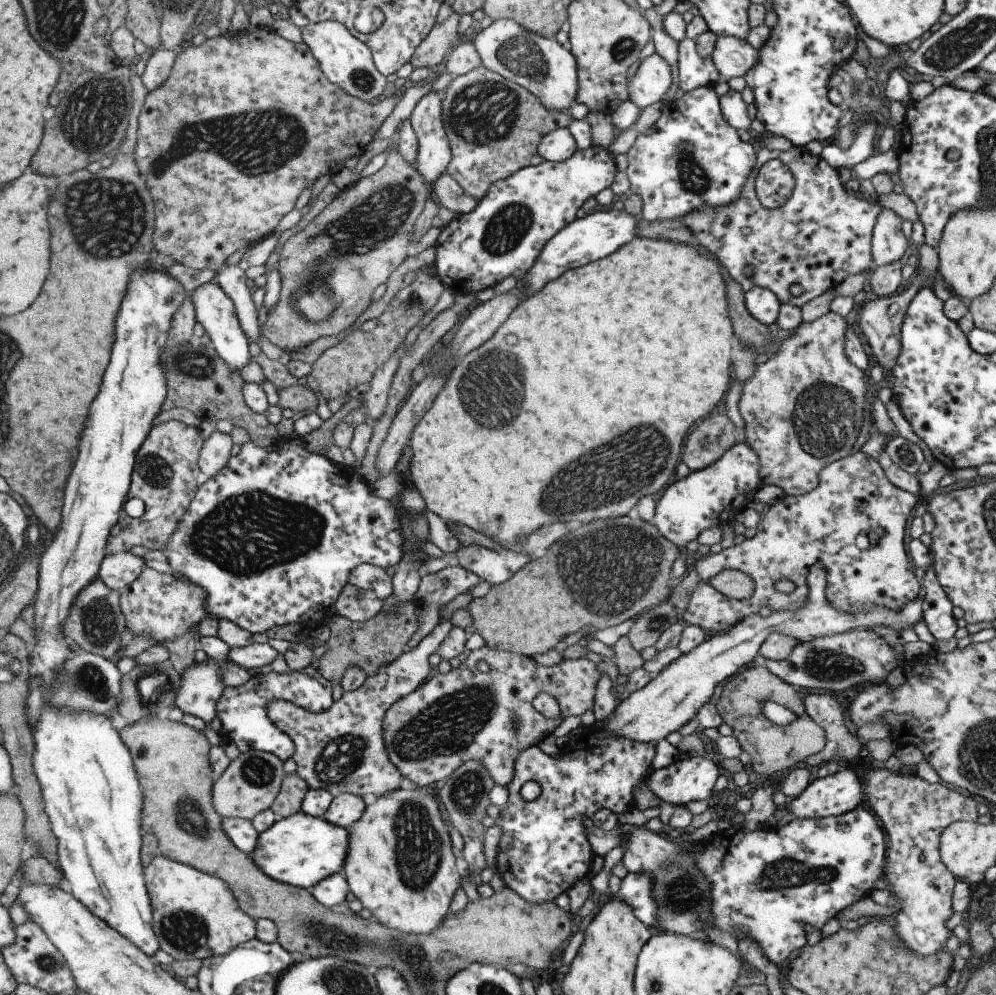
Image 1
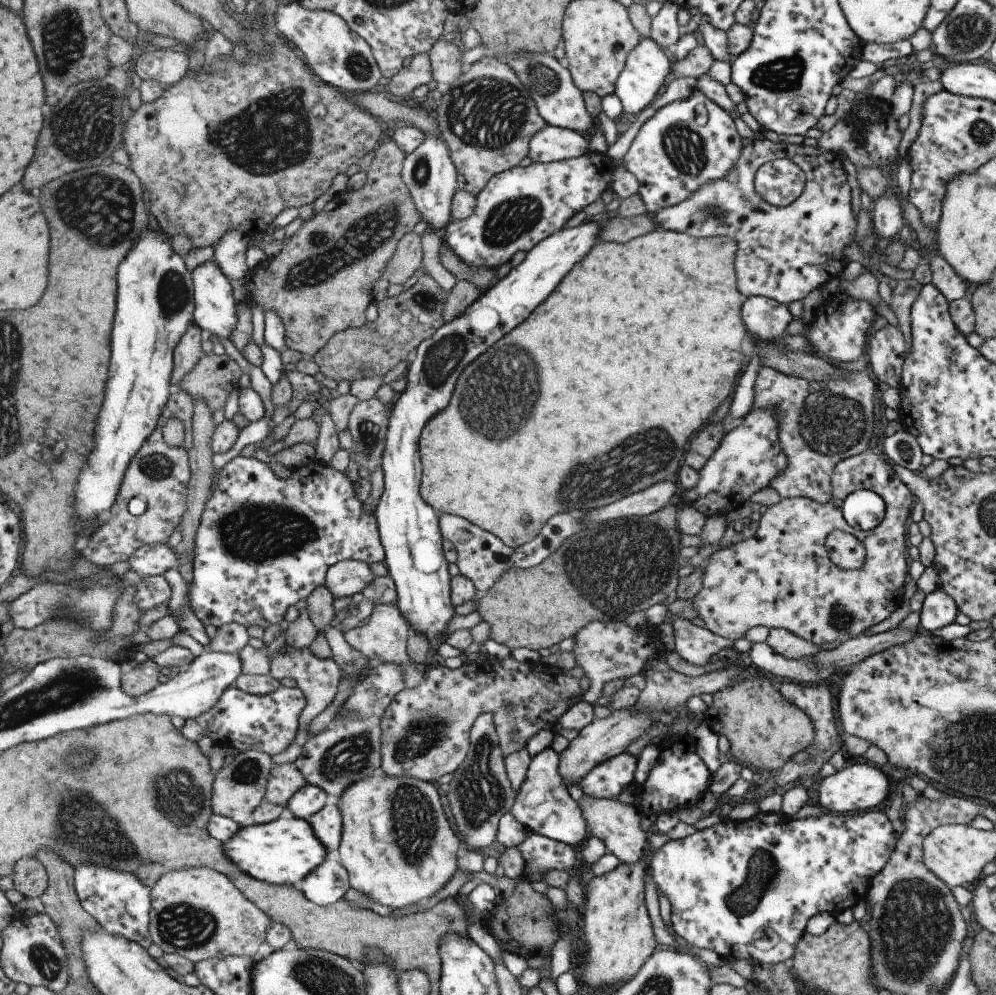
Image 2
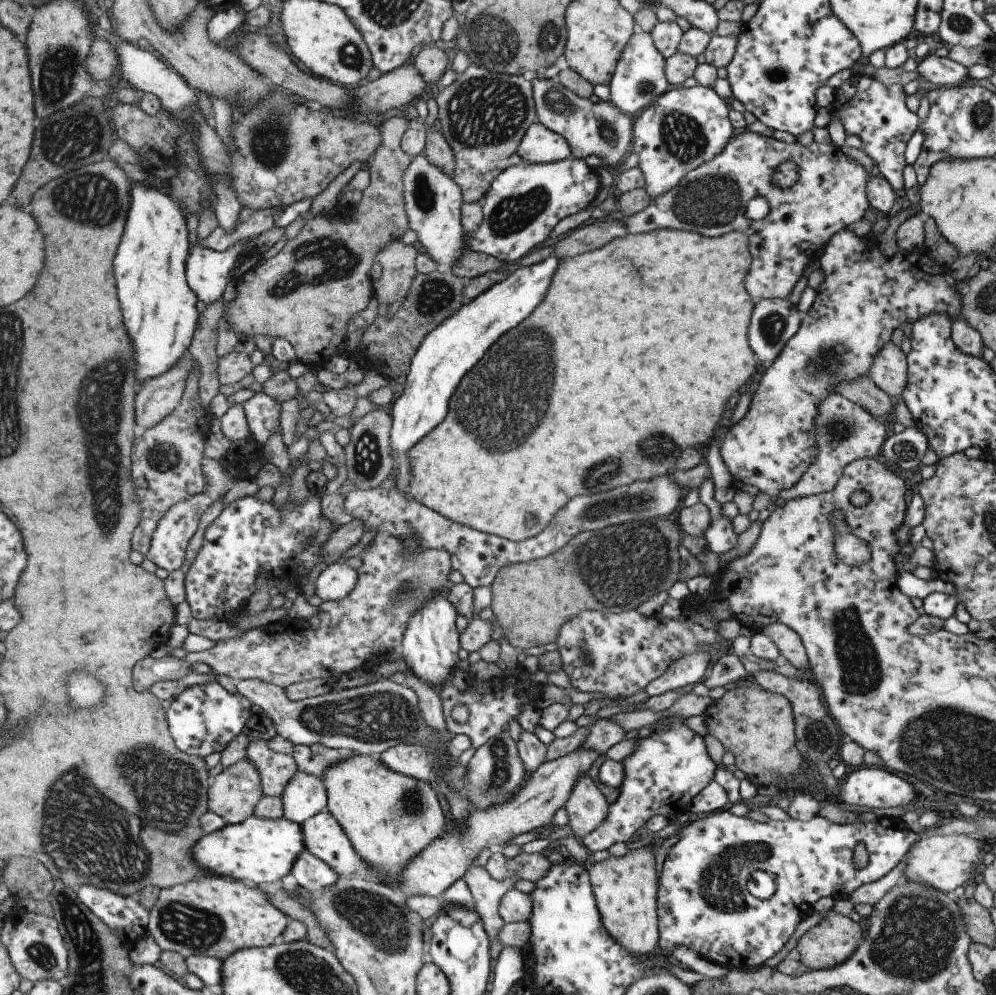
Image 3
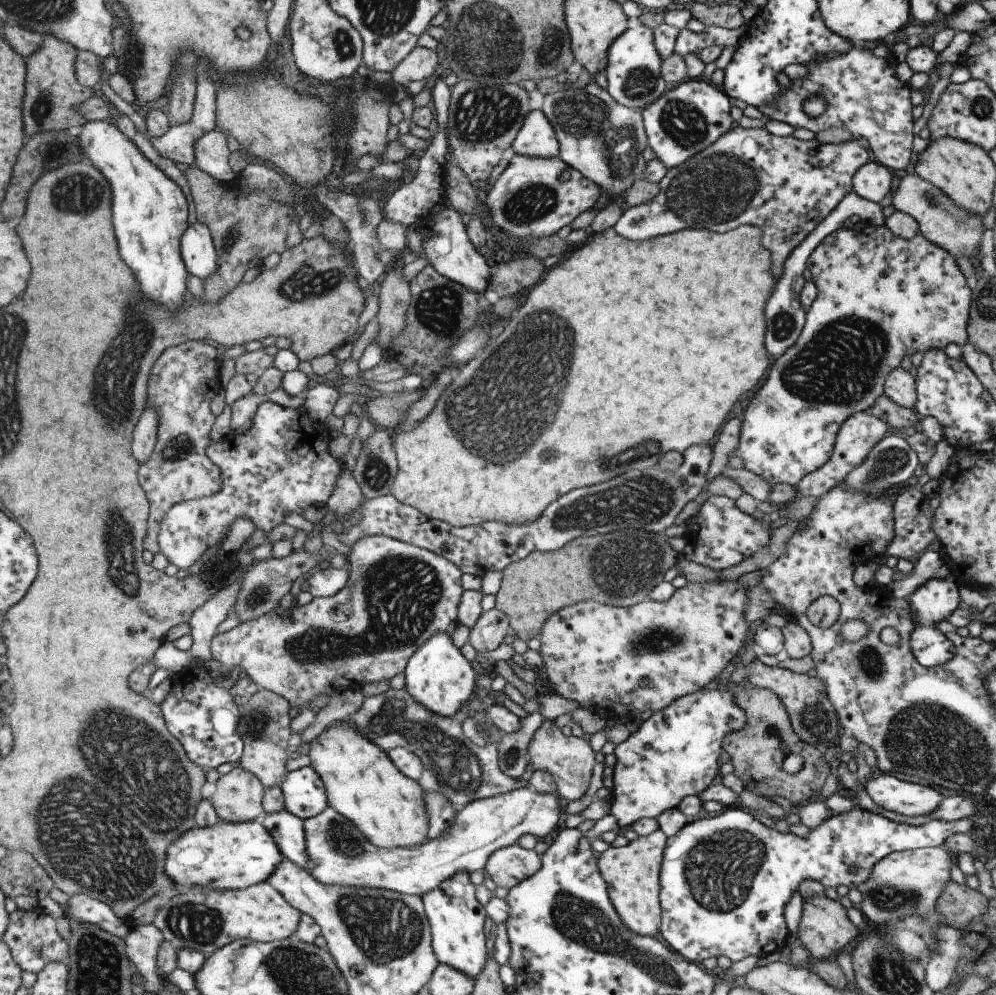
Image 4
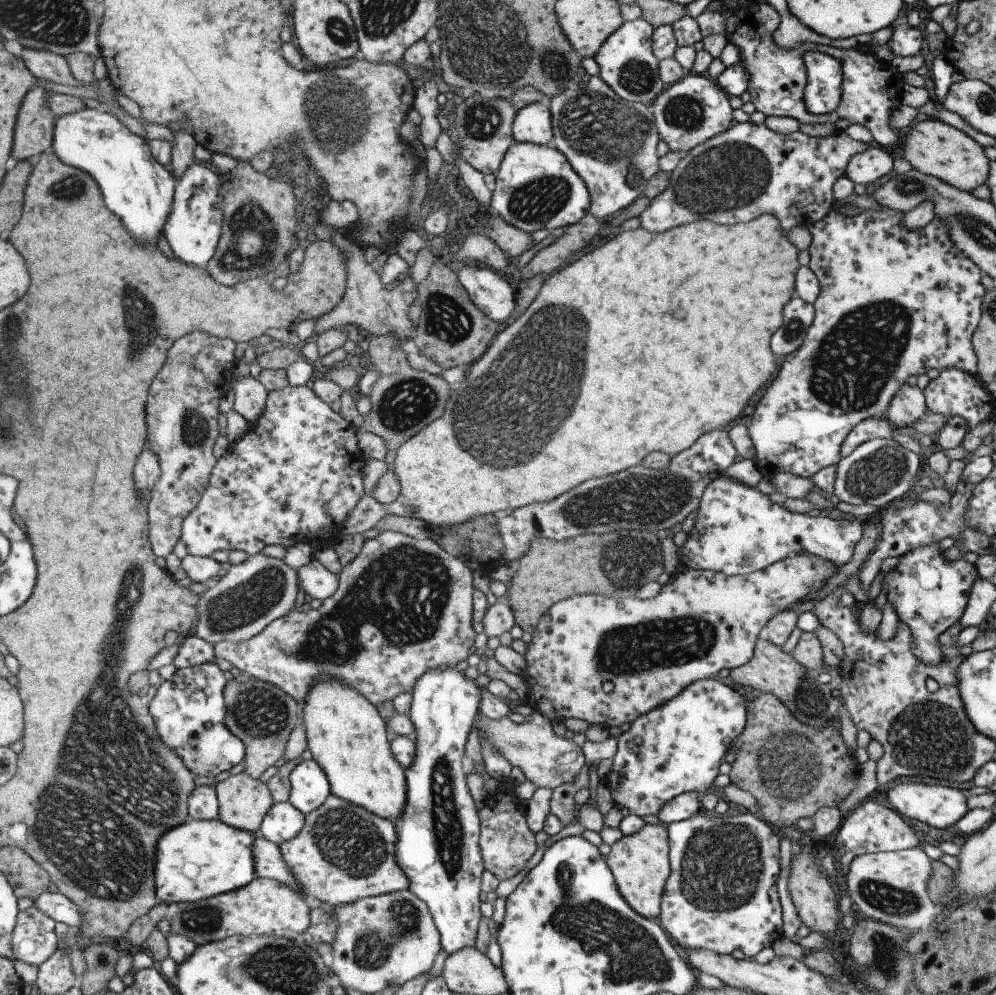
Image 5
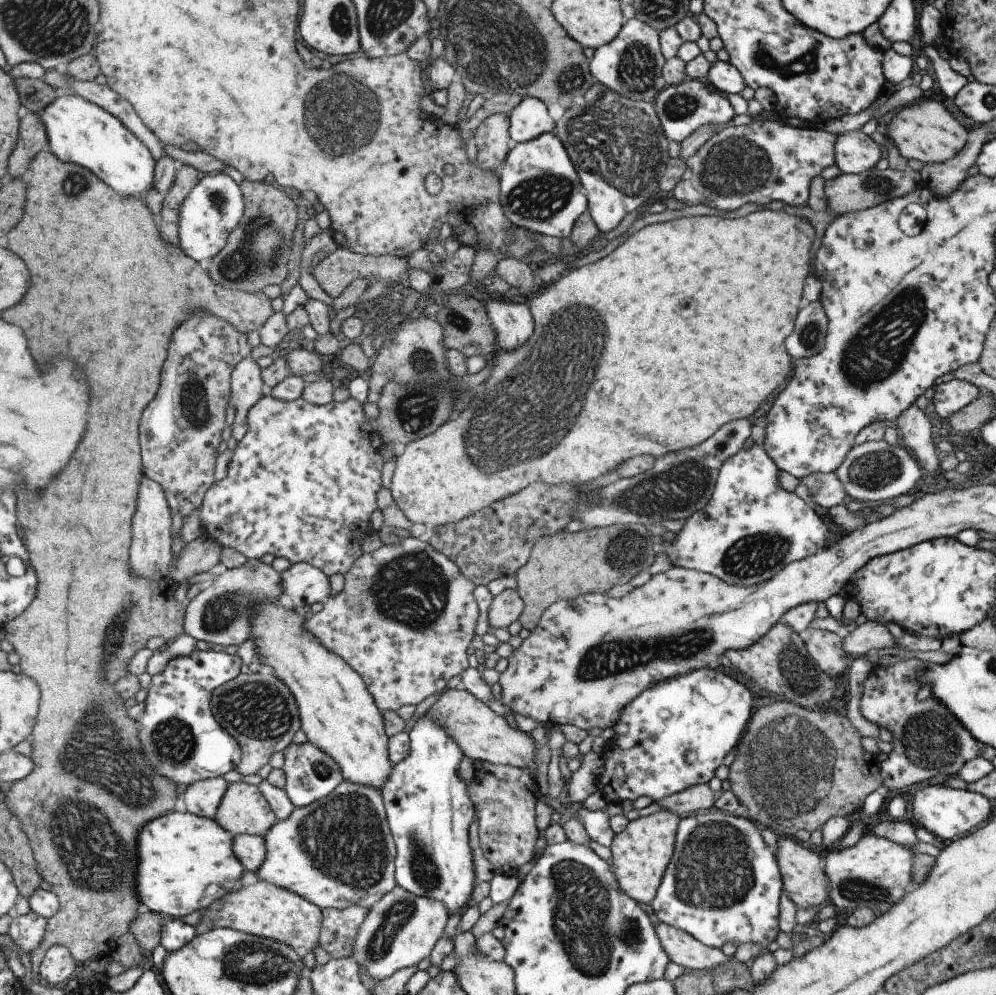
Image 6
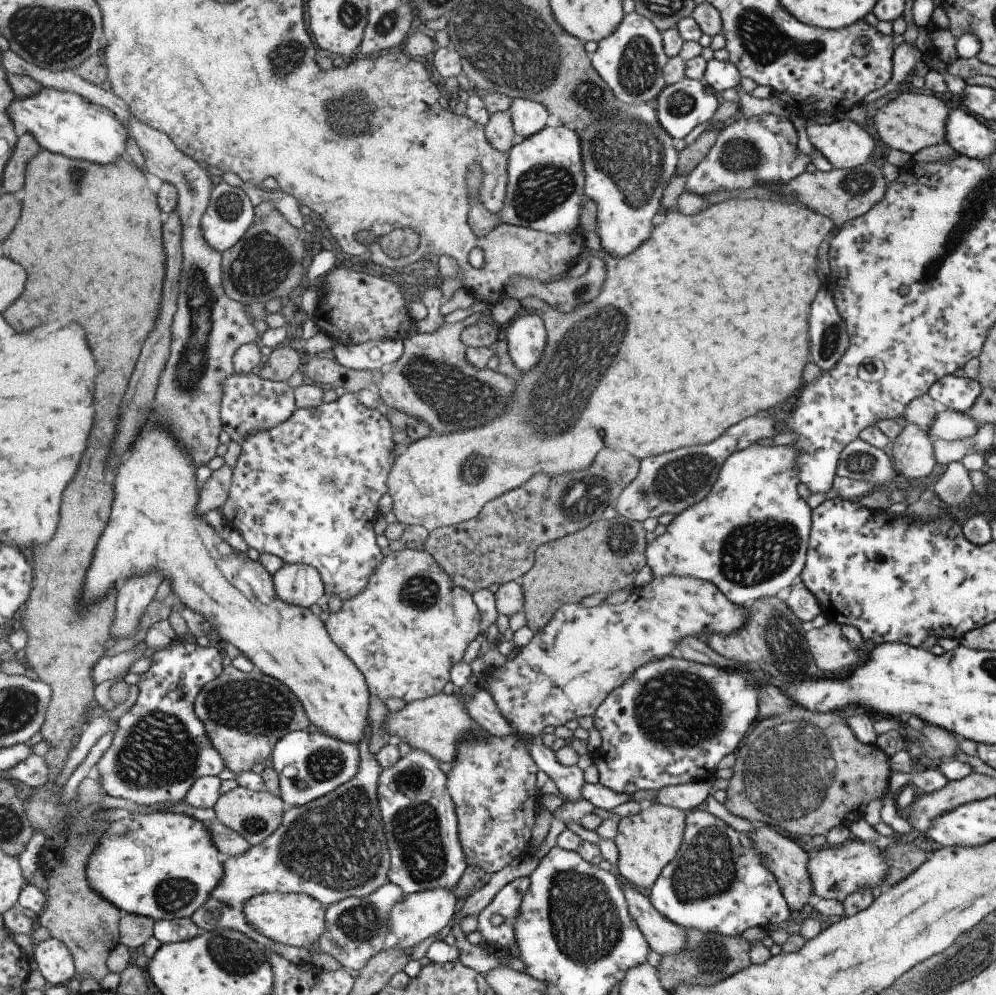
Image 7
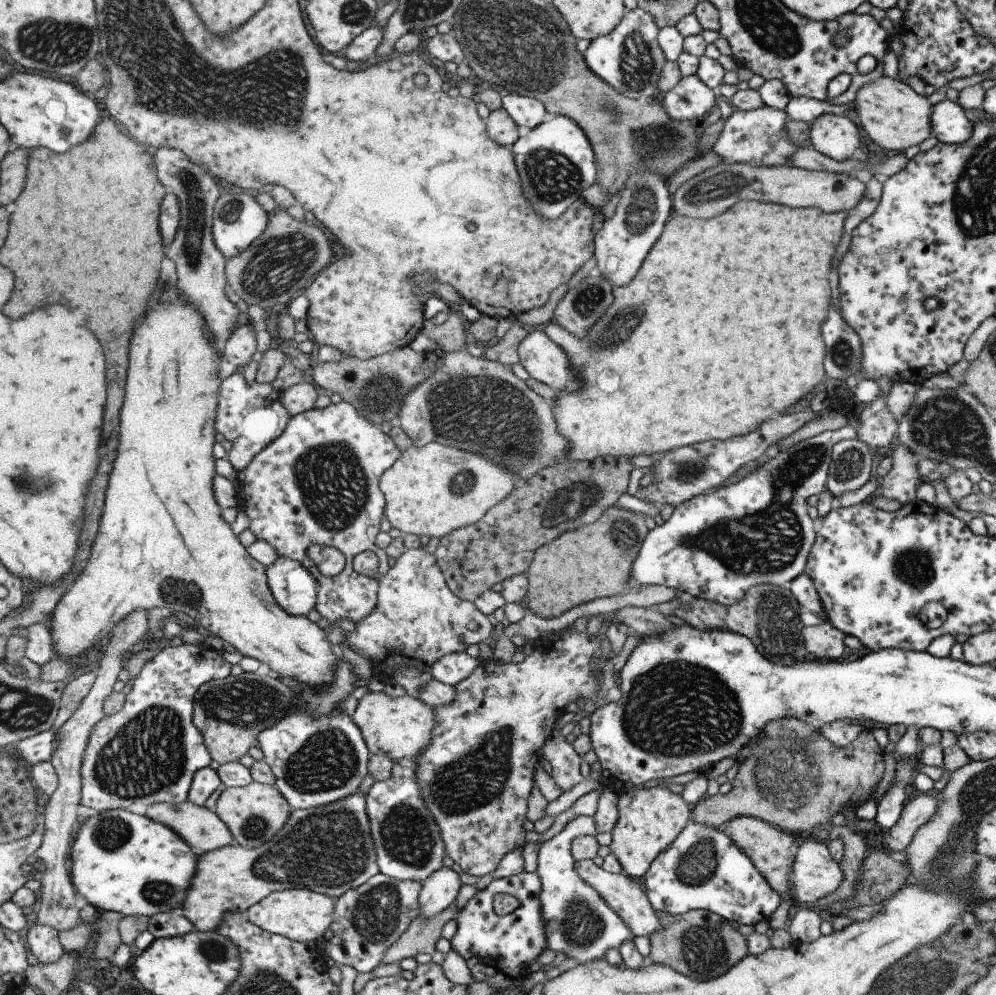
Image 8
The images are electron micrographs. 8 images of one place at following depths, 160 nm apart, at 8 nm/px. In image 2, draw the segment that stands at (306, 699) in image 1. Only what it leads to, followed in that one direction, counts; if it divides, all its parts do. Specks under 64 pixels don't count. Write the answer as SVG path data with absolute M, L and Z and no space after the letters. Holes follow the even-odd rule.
M232 685L225 690L215 708L195 720L186 721L180 730L185 738L193 742L199 742L202 735L208 735L214 743L237 748L241 753L253 749L267 752L272 757L283 752L295 740L305 706L307 698L301 688L282 685L273 694L262 696L244 692Z

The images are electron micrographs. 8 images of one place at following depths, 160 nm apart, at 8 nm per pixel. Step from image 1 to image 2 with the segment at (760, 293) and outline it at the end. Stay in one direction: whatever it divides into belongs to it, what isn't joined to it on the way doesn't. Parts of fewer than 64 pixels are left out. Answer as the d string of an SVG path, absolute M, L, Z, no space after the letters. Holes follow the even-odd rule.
M760 295L745 299L740 310L747 334L759 342L780 341L781 334L792 321L787 305Z

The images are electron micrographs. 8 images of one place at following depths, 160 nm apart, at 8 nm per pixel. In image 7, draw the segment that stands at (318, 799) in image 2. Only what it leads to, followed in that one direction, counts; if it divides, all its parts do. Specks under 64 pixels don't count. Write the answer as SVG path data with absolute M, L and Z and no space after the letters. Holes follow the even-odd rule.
M320 730L290 732L273 749L272 766L279 773L279 794L288 808L309 805L349 782L359 772L357 743L347 742Z

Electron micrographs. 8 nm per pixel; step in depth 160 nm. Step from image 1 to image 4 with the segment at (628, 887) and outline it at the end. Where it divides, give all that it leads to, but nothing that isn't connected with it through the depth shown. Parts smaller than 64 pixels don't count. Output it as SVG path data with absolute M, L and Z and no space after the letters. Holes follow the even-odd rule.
M858 805L845 813L831 813L819 826L810 829L805 840L791 832L781 834L766 828L751 812L743 808L739 810L738 807L727 809L713 818L694 818L688 820L673 836L666 837L658 872L661 909L658 932L671 950L691 962L726 956L733 963L755 954L767 960L785 946L789 932L784 927L783 906L803 878L817 880L824 888L856 888L870 875L871 867L889 853L941 847L943 840L956 837L956 834L967 834L971 828L973 824L967 817L951 822L931 819L917 827L899 824L861 809Z

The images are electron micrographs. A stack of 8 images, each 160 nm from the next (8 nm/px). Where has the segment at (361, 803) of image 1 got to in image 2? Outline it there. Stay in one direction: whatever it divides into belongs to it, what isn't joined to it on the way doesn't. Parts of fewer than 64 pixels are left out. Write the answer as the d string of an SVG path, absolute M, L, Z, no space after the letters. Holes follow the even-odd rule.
M336 799L323 808L318 814L315 814L308 821L314 827L315 834L319 840L329 848L329 851L339 851L342 846L342 830L343 830L343 808L339 806Z

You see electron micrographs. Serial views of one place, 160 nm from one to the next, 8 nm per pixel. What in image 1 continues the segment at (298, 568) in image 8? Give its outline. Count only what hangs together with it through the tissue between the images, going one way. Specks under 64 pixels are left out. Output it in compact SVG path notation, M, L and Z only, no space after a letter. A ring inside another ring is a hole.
M363 563L350 574L349 583L359 587L366 594L373 594L379 599L388 599L394 594L394 579L389 577L383 567Z

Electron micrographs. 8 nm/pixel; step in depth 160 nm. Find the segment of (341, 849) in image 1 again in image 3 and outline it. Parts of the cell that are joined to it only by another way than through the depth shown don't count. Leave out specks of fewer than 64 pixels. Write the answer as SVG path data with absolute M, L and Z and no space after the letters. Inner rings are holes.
M254 815L246 821L223 827L214 833L205 834L198 840L192 850L192 858L203 871L215 874L217 877L229 877L236 881L244 881L250 885L262 887L275 887L279 880L283 880L289 872L291 873L295 861L301 854L307 852L305 835L302 833L304 826L286 819L264 819Z

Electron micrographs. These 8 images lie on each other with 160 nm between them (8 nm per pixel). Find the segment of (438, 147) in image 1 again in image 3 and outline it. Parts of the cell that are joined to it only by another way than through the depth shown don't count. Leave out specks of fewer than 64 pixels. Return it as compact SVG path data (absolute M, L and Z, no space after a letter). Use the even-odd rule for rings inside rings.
M425 153L412 159L411 166L407 169L404 176L404 185L406 190L406 209L410 218L410 228L418 234L418 246L430 256L433 263L445 264L453 267L459 260L462 249L465 249L465 231L461 223L462 212L462 193L455 184L451 176L443 172L441 168L433 166Z

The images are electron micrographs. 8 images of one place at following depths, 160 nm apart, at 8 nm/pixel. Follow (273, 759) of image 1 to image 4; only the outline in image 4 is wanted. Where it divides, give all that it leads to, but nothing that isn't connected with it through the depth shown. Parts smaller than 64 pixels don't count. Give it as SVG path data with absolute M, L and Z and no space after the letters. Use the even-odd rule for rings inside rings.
M238 766L226 775L220 775L211 800L223 821L257 821L267 813L264 806L266 789L255 773Z

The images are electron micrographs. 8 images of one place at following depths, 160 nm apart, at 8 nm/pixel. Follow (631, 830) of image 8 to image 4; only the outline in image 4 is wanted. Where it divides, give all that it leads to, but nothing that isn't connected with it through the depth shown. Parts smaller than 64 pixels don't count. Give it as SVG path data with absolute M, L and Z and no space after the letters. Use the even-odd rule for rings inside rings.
M657 829L635 837L625 846L609 847L596 855L597 868L604 880L611 904L622 924L632 933L654 937L658 931L661 914L658 872L665 845L666 836Z

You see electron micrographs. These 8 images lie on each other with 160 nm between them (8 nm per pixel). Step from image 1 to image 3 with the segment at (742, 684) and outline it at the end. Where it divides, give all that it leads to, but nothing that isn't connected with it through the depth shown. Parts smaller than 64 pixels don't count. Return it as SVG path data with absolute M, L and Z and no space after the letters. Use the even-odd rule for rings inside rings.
M728 686L723 695L715 701L711 701L702 712L703 722L707 728L706 734L710 734L719 740L725 751L730 751L734 758L732 769L741 770L745 774L745 781L753 786L767 786L780 778L784 784L794 781L795 776L801 772L803 758L795 748L795 720L789 701L780 694L766 691L756 686Z

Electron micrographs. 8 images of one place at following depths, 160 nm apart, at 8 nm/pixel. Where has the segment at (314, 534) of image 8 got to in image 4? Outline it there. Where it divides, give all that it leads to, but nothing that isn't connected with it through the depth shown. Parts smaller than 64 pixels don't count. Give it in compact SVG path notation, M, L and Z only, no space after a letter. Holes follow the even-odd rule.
M272 401L263 403L258 410L253 426L244 433L229 433L218 443L207 449L211 460L219 466L224 476L222 489L208 497L198 497L175 505L162 522L159 533L161 552L168 556L171 564L180 569L193 566L203 554L221 544L229 534L233 524L241 517L246 517L252 524L264 533L277 528L285 522L287 514L301 514L315 504L327 506L334 496L343 469L343 464L330 451L333 436L326 426L319 426L301 407L290 408Z

